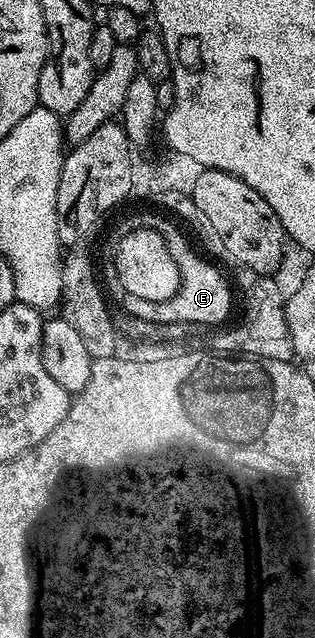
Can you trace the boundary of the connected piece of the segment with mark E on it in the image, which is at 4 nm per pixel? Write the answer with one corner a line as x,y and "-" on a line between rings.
136,212
133,216
128,216
120,224
121,233
131,232
134,228
153,228
174,250
177,261
192,260
192,272
181,271
180,285
178,290
169,300
162,302
150,302
146,298
138,298
127,294
121,295
120,304
125,309
127,315
134,318
146,318
146,322
182,322
183,324
220,324
232,312
232,292
228,289
228,284
224,281
224,276
208,260
196,256
190,241
184,237
184,232
176,224
171,224
164,216
159,216
156,212

